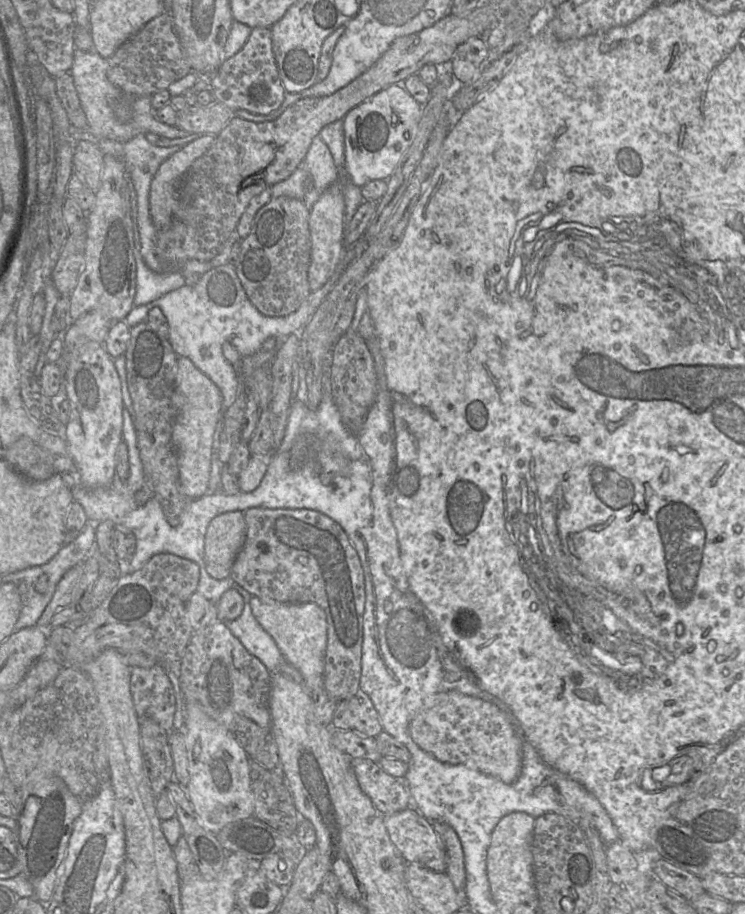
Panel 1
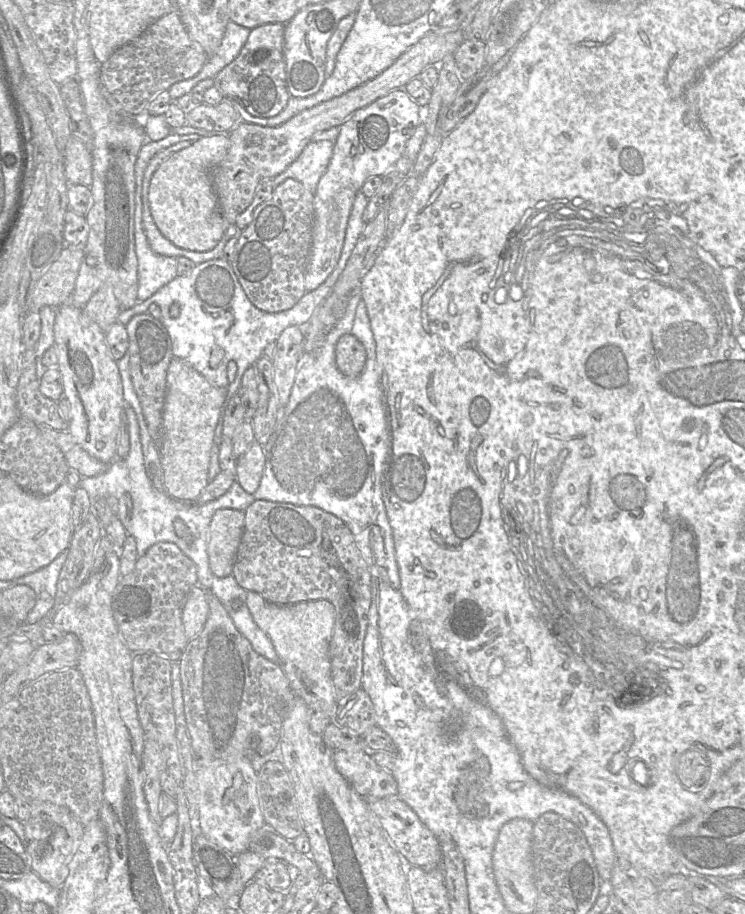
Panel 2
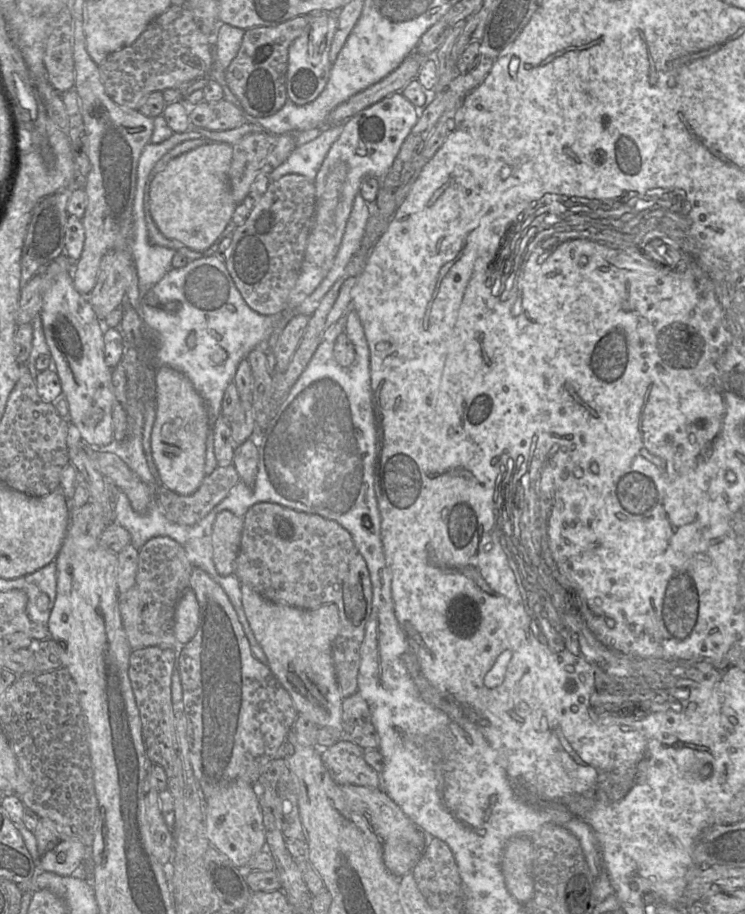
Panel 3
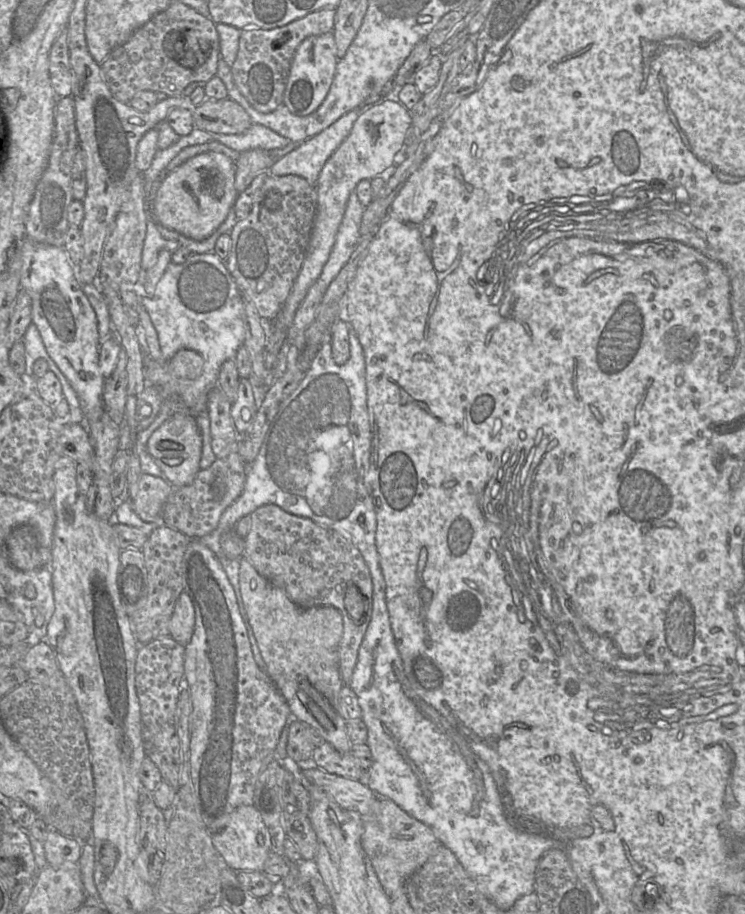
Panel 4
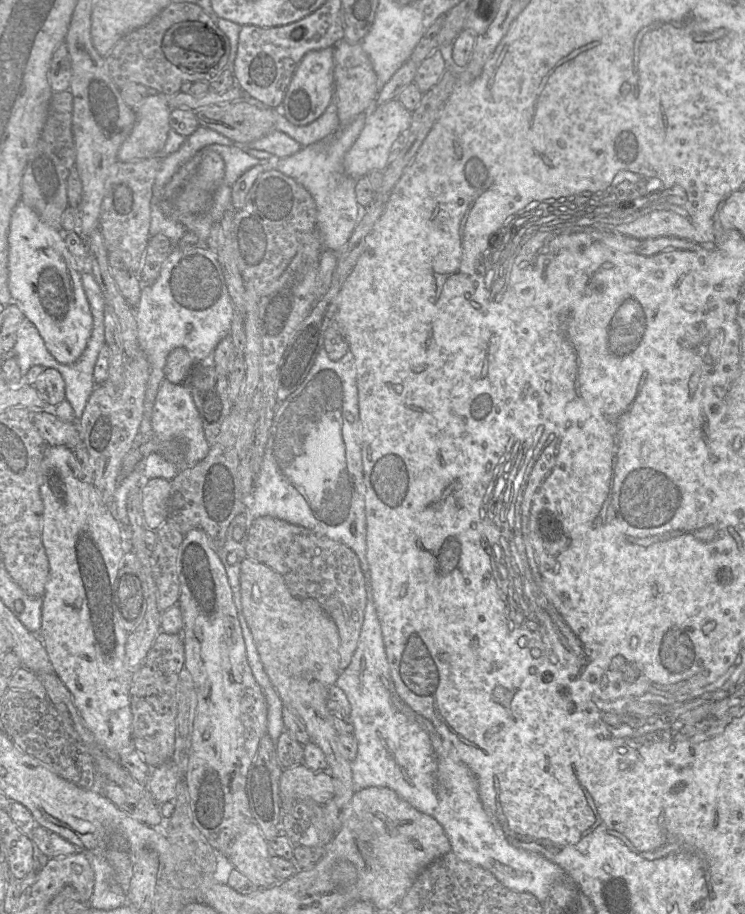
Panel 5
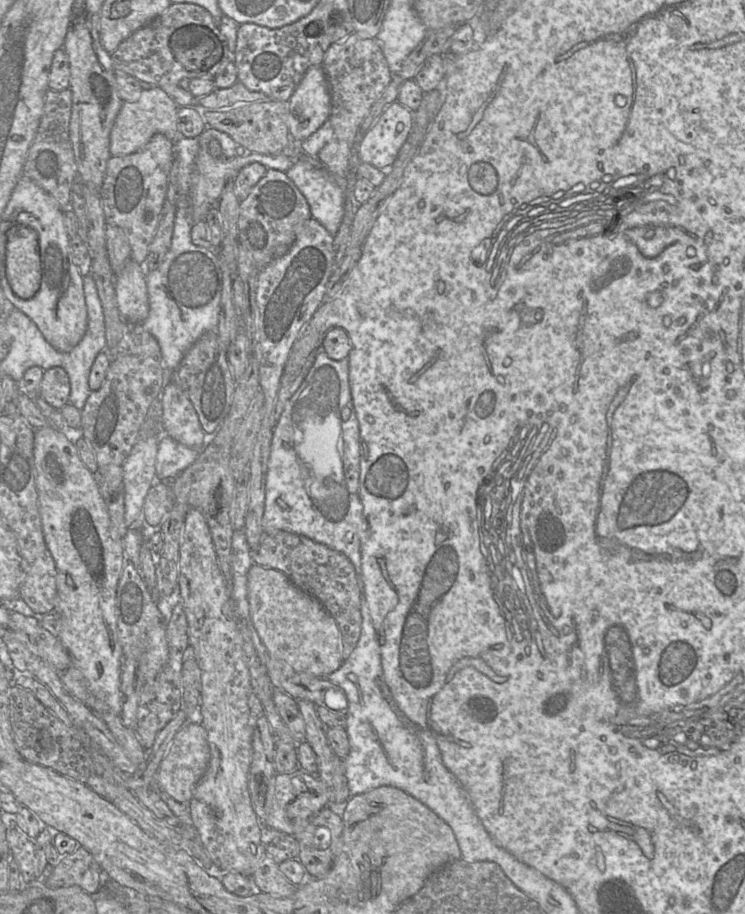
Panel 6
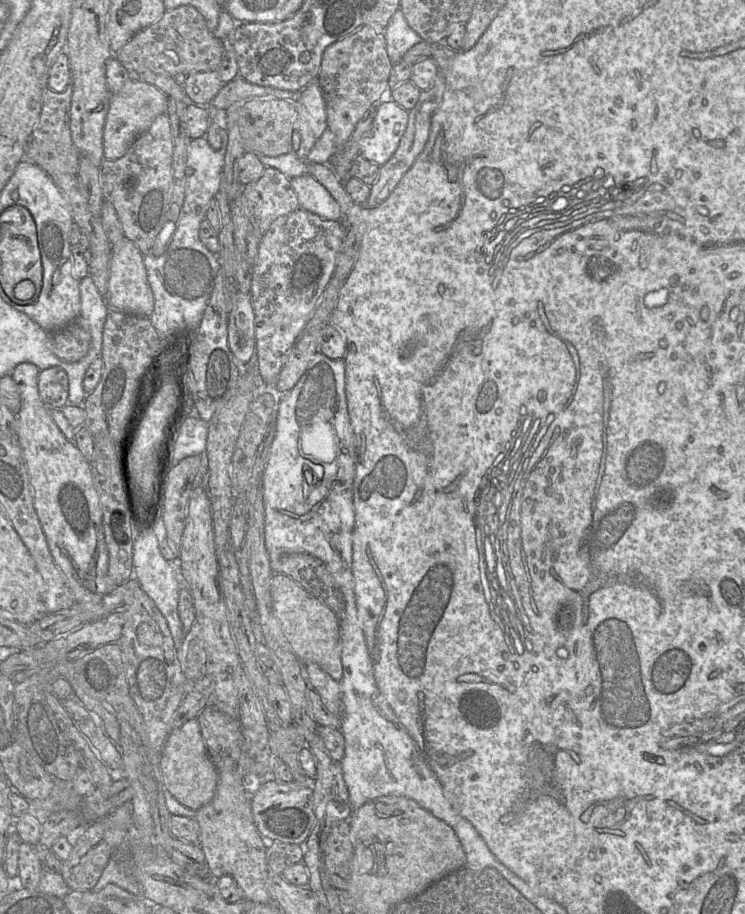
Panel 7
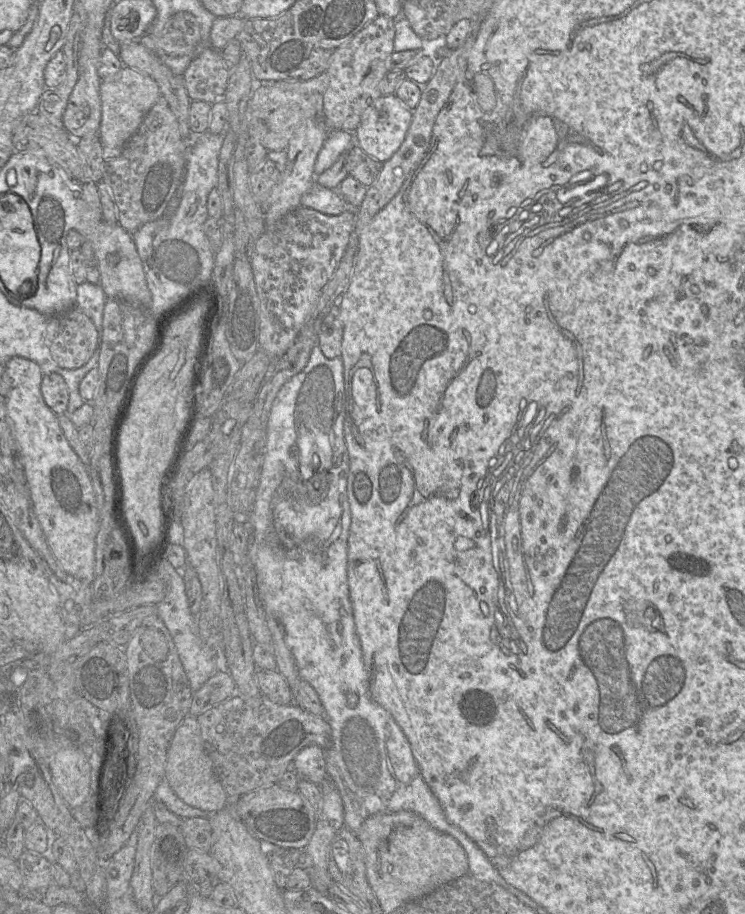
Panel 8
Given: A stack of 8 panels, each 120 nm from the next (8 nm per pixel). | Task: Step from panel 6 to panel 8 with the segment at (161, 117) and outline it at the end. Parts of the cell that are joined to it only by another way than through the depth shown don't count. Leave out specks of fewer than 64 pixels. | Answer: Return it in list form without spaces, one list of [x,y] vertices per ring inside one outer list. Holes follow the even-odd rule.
[[[125,65],[112,79],[101,80],[102,116],[99,136],[105,161],[121,155],[126,143],[136,133],[146,114],[161,96],[159,86],[151,76]]]

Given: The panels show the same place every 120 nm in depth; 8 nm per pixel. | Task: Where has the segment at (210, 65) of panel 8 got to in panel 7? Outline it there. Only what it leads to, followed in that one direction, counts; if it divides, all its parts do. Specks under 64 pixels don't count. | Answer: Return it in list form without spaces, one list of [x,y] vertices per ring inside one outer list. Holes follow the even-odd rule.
[[[218,70],[197,72],[187,75],[184,84],[189,103],[210,105],[210,102],[225,85]]]

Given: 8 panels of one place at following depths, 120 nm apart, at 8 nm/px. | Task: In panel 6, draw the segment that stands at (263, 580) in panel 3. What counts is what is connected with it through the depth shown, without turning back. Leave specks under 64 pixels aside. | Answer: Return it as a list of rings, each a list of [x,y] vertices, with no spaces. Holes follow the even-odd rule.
[[[286,531],[263,532],[257,548],[250,550],[250,557],[255,564],[283,572],[296,587],[321,603],[340,630],[342,660],[348,659],[357,645],[362,626],[362,577],[357,575],[352,562],[339,551]]]

